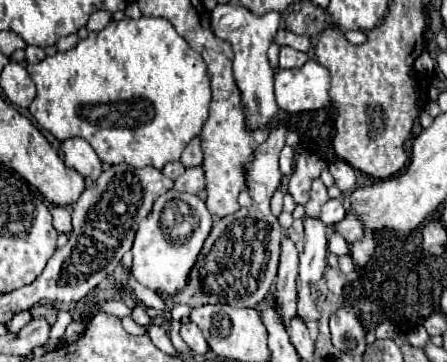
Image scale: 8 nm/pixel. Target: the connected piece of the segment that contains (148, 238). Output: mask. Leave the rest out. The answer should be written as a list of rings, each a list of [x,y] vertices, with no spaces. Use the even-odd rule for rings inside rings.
[[[169,189],[167,193],[157,197],[153,203],[153,211],[139,223],[139,229],[135,233],[135,243],[131,247],[135,261],[133,277],[153,291],[177,293],[187,283],[187,275],[201,251],[203,241],[211,231],[211,221],[213,219],[205,207],[205,201],[197,195]],[[165,207],[171,207],[171,221],[163,219]]]

